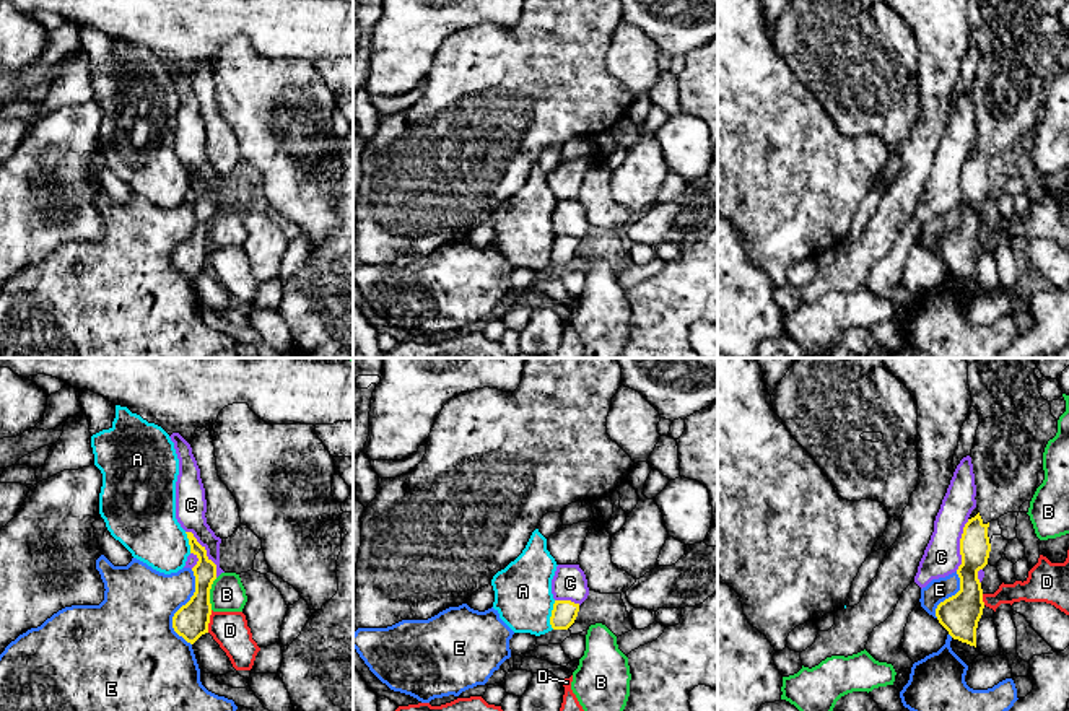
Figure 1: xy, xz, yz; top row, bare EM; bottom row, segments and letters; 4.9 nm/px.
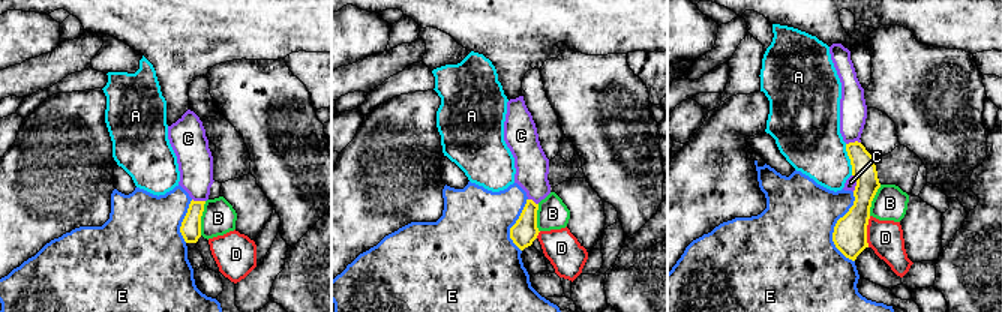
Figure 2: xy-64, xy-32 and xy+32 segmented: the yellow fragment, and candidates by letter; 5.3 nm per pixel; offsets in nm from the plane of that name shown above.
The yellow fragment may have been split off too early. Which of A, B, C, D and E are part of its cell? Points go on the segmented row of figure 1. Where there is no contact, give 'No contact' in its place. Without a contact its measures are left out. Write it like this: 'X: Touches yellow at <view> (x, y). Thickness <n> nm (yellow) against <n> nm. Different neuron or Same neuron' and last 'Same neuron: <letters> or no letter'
A: Touches yellow at xz (552, 615). Thickness 120 nm (yellow) against 280 nm. Different neuron
B: Touches yellow at xy (209, 594). Thickness 170 nm (yellow) against 170 nm. Different neuron
C: Touches yellow at xy (205, 552). Thickness 110 nm (yellow) against 160 nm. Different neuron
D: Touches yellow at xy (209, 622). Thickness 170 nm (yellow) against 180 nm. Different neuron
E: Touches yellow at xy (179, 609). Thickness 170 nm (yellow) against 400 nm. Different neuron
Same neuron: no letter

